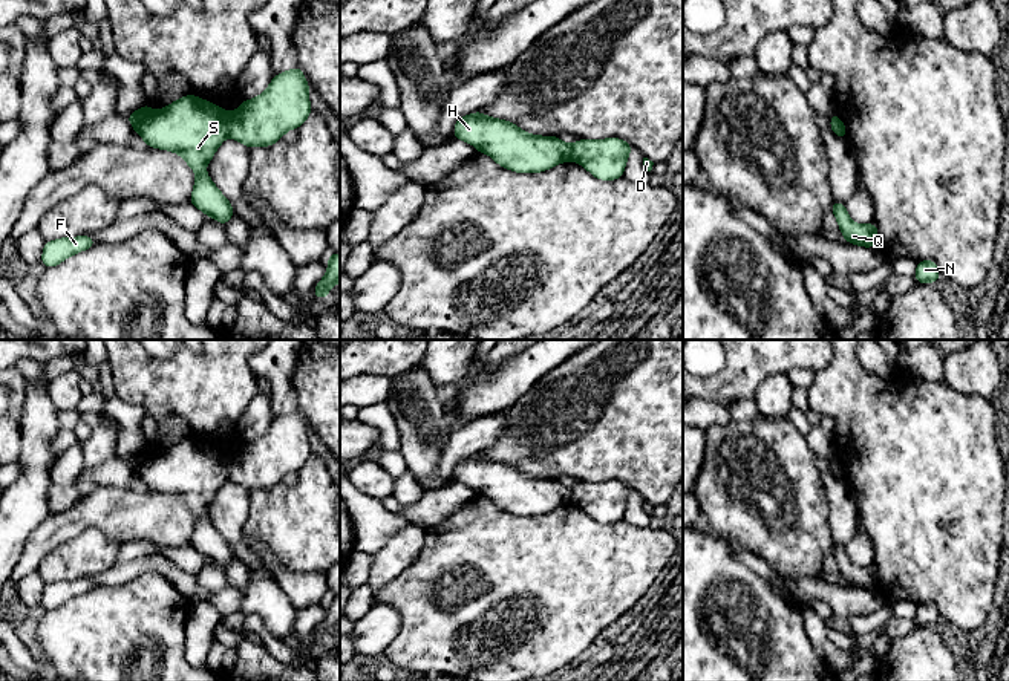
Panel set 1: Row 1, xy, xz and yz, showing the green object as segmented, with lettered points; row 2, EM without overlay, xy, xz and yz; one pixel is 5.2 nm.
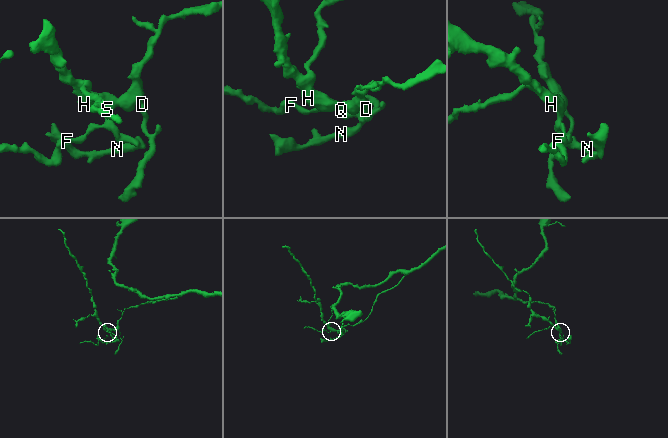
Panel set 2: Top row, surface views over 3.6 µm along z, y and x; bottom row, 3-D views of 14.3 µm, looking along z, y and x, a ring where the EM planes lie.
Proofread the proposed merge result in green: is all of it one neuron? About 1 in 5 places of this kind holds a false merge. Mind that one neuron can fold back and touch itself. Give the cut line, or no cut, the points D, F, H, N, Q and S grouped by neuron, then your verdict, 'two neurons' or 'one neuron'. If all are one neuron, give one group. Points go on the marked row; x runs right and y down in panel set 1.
cut xy (231, 115), (227, 135); groups D / F H N Q S; two neurons

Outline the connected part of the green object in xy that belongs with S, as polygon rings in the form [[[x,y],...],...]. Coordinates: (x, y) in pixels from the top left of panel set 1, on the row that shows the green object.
[[[185,95],[158,112],[147,103],[127,116],[150,148],[168,150],[184,158],[196,174],[190,204],[224,226],[234,210],[205,173],[205,167],[228,136],[230,118],[230,112],[196,95]]]

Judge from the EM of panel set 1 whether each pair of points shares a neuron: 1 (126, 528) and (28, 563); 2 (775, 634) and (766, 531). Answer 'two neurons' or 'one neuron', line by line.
1: one neuron
2: two neurons

